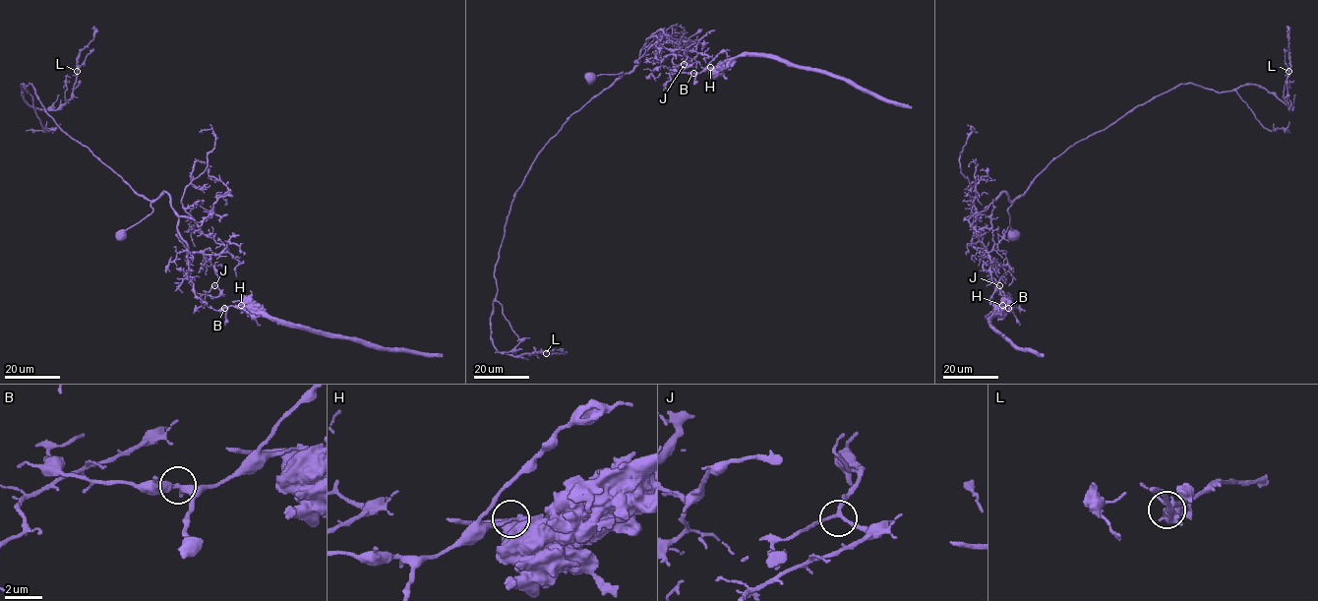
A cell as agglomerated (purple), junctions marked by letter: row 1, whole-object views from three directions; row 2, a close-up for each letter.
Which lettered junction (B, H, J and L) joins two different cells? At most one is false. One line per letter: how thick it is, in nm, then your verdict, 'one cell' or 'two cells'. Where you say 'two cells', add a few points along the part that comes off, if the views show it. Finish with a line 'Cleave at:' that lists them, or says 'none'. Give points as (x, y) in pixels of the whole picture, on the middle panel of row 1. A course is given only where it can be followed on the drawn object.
B: 320 nm | one cell
H: 170 nm | two cells | (710, 67), (676, 71), (688, 56), (651, 36), (515, 193), (491, 339), (515, 356), (564, 351)
J: 190 nm | one cell
L: 220 nm | one cell
Cleave at: H

